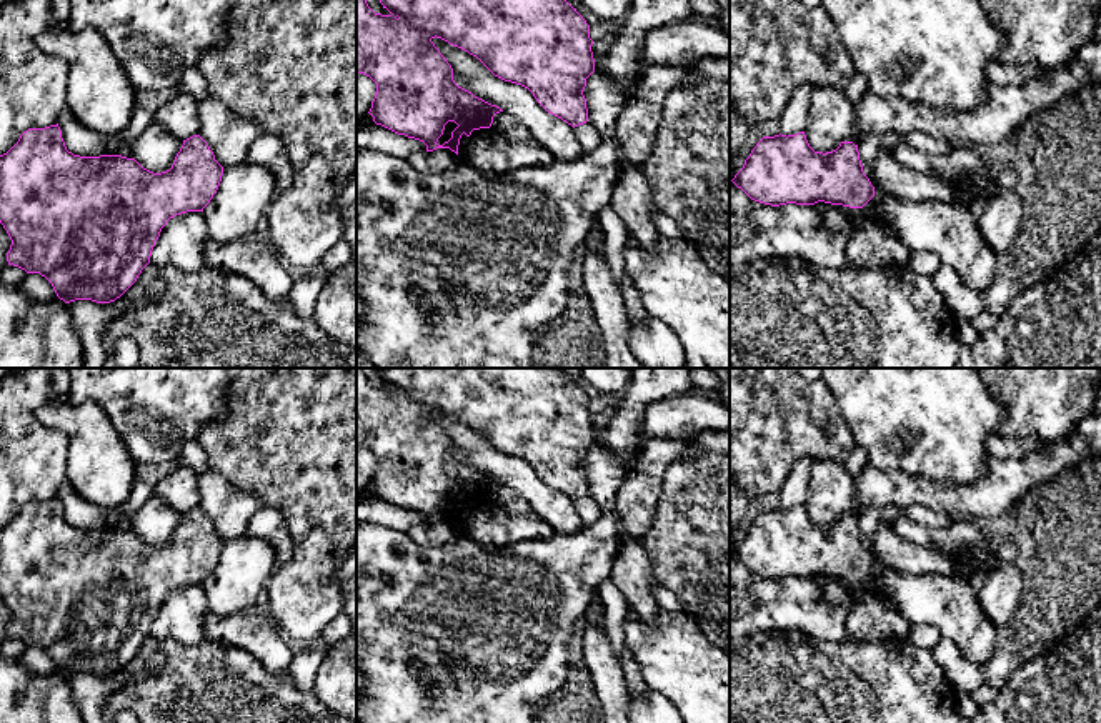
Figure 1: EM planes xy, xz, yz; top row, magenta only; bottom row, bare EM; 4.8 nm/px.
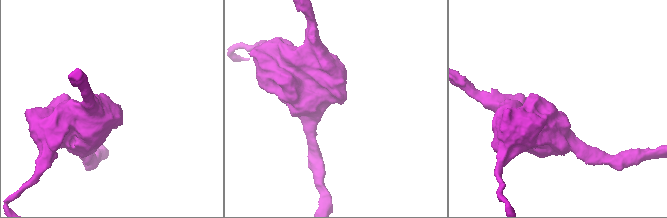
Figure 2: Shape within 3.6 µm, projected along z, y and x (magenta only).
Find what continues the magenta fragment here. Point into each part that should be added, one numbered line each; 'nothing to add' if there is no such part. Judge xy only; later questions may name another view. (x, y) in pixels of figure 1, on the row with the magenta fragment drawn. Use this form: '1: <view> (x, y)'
nothing to add

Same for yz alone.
nothing to add

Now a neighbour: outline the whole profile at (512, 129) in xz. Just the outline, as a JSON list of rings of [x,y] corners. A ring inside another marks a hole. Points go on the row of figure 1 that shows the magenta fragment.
[[[506,112],[496,113],[491,127],[501,132],[510,142],[535,142],[530,130]]]

